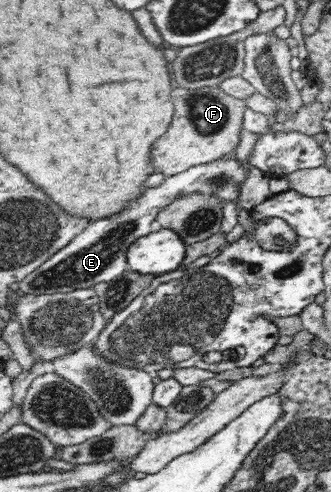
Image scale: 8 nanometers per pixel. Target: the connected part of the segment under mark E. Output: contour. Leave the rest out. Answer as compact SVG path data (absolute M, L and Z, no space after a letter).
M226 157L226 160L217 159L213 162L193 166L180 172L179 174L165 178L165 181L155 188L146 187L137 198L129 200L129 206L125 206L121 212L103 216L99 220L93 221L81 234L79 234L69 245L61 248L57 254L53 254L47 263L43 264L37 271L28 274L20 283L20 290L27 294L56 294L67 293L83 288L95 288L95 286L115 280L128 270L126 258L129 246L142 238L151 234L155 230L155 223L158 214L169 203L177 197L201 193L203 195L213 195L221 202L236 203L240 195L240 188L244 180L248 177L252 164L241 164L233 157Z

